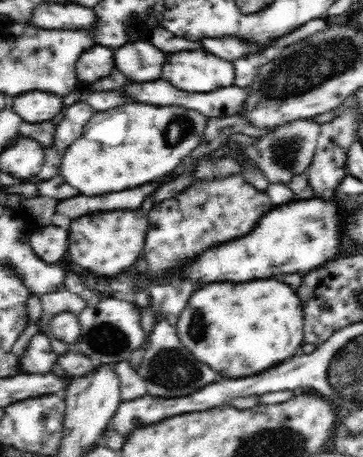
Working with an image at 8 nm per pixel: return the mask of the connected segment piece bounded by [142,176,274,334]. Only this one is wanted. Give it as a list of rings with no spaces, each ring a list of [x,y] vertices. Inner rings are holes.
[[[228,176],[224,180],[210,182],[194,181],[177,196],[154,202],[147,214],[148,230],[143,253],[148,260],[148,273],[162,279],[162,282],[146,288],[148,294],[151,294],[153,305],[148,307],[148,314],[142,313],[145,334],[153,328],[150,312],[159,310],[166,315],[178,316],[184,310],[190,295],[202,286],[195,286],[187,280],[175,280],[171,276],[172,270],[188,262],[191,256],[199,255],[205,248],[218,246],[251,231],[253,224],[272,207],[274,205],[266,192],[258,192],[242,176]]]

